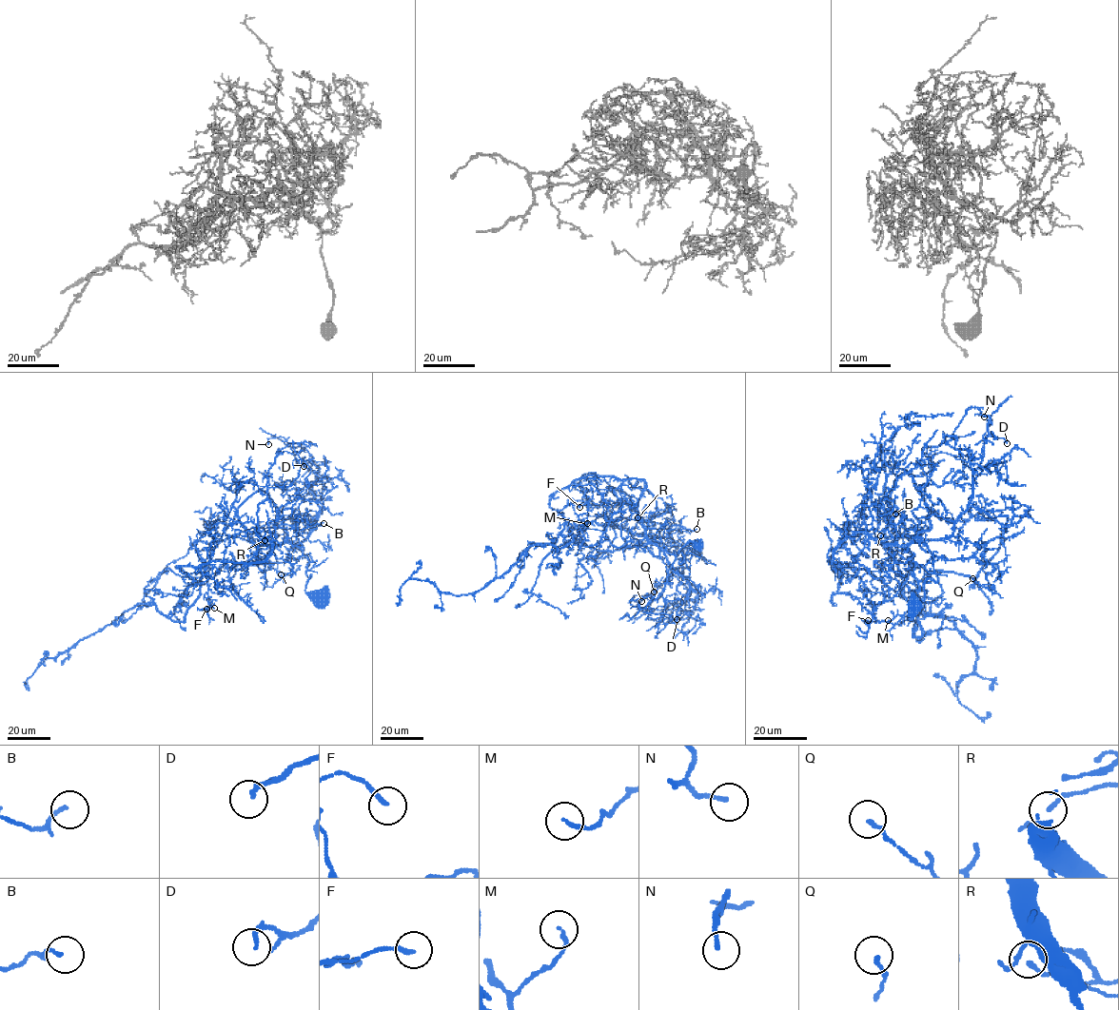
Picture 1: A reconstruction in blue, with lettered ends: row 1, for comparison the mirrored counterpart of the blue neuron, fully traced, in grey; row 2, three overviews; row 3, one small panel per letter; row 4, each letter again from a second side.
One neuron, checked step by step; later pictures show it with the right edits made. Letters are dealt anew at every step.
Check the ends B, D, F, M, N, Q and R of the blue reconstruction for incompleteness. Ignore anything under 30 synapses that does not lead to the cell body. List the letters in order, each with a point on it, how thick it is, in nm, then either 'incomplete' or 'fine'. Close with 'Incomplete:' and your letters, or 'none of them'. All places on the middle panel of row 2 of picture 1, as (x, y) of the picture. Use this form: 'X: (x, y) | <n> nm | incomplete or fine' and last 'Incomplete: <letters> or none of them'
B: (696, 529) | 130 nm | fine
D: (677, 619) | 150 nm | fine
F: (579, 507) | 160 nm | fine
M: (587, 523) | 140 nm | fine
N: (641, 601) | 160 nm | fine
Q: (654, 592) | 150 nm | fine
R: (638, 517) | 100 nm | fine
Incomplete: none of them

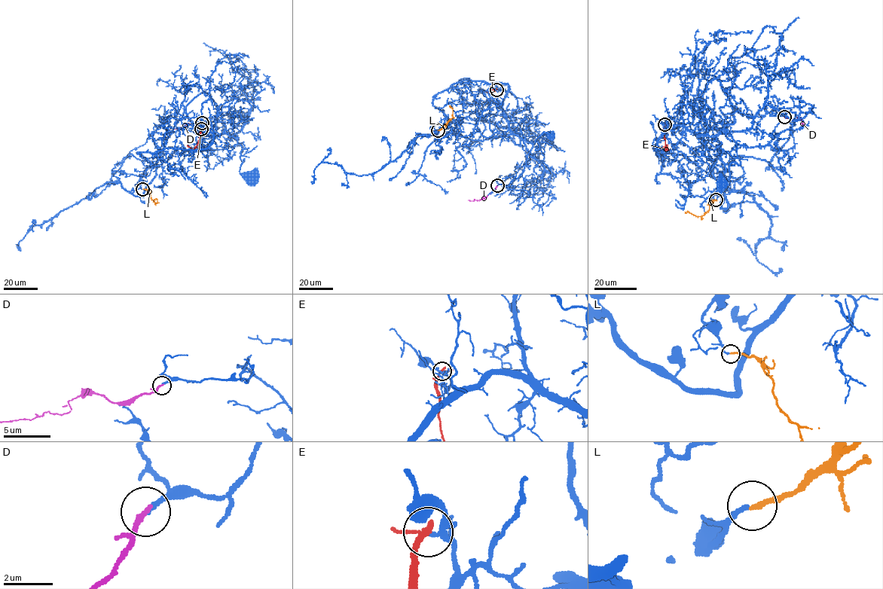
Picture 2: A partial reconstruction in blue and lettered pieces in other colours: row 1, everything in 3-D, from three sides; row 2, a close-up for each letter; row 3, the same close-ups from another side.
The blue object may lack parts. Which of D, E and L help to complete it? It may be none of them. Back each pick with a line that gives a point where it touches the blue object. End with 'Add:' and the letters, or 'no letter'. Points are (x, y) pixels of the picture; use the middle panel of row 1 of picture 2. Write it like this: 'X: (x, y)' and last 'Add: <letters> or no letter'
L: (438, 130)
Add: L

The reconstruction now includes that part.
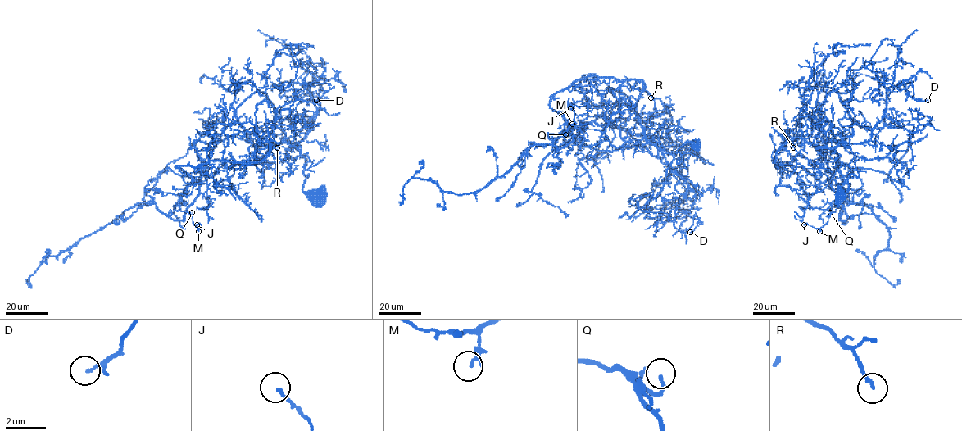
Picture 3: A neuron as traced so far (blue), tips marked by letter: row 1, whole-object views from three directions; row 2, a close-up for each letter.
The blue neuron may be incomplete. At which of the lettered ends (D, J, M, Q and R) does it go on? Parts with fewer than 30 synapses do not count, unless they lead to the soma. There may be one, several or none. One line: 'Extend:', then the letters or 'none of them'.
Extend: D, R

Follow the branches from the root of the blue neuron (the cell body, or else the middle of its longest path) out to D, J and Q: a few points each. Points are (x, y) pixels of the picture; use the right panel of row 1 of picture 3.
D: (839, 195), (851, 174), (859, 176), (847, 145), (870, 138), (895, 86), (902, 83), (914, 99), (927, 100)
J: (839, 195), (859, 176), (849, 147), (789, 140), (772, 161), (803, 166), (841, 196), (822, 227), (804, 224)
Q: (839, 195), (859, 176), (845, 142), (794, 138), (772, 161), (803, 166), (836, 192), (830, 212)

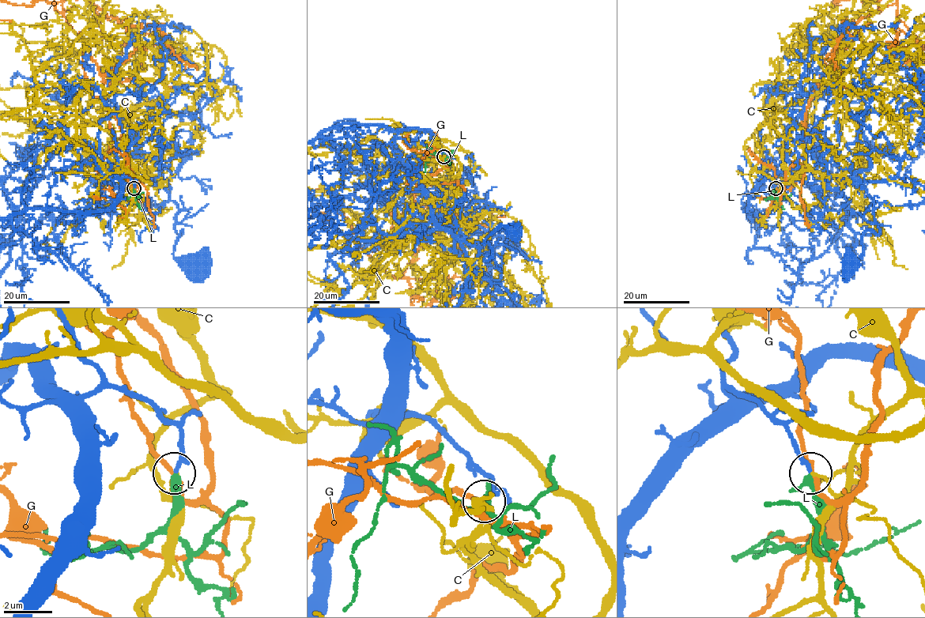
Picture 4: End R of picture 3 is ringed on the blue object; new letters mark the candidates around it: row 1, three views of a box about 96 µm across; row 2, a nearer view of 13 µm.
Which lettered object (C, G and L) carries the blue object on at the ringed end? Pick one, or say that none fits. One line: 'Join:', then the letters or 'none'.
Join: L

